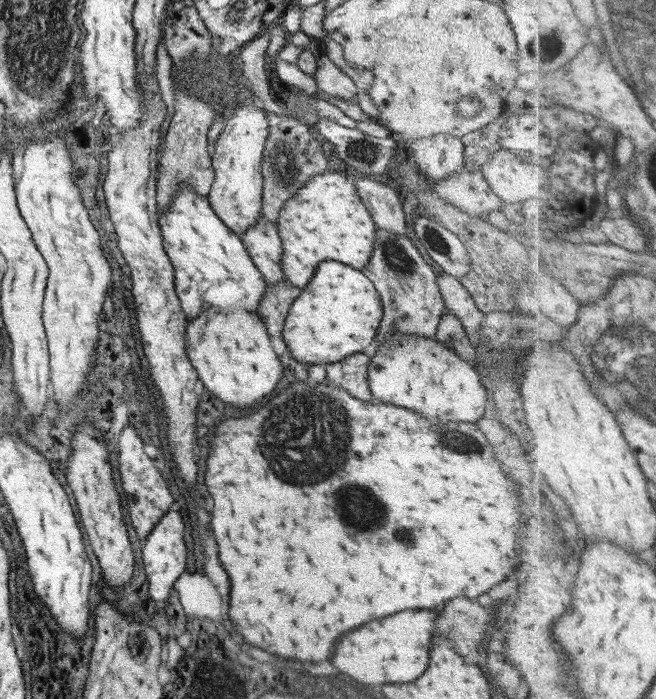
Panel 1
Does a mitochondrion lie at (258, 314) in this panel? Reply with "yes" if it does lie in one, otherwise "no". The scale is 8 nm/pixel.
no

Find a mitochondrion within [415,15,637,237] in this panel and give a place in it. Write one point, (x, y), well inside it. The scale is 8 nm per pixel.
(555, 41)

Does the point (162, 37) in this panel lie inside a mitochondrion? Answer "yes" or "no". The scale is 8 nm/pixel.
no

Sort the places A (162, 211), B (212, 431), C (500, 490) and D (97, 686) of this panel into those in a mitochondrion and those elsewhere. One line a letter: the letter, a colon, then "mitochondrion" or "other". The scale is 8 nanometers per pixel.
A: other
B: other
C: other
D: other

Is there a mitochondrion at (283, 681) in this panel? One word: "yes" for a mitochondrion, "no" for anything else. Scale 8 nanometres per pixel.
no

